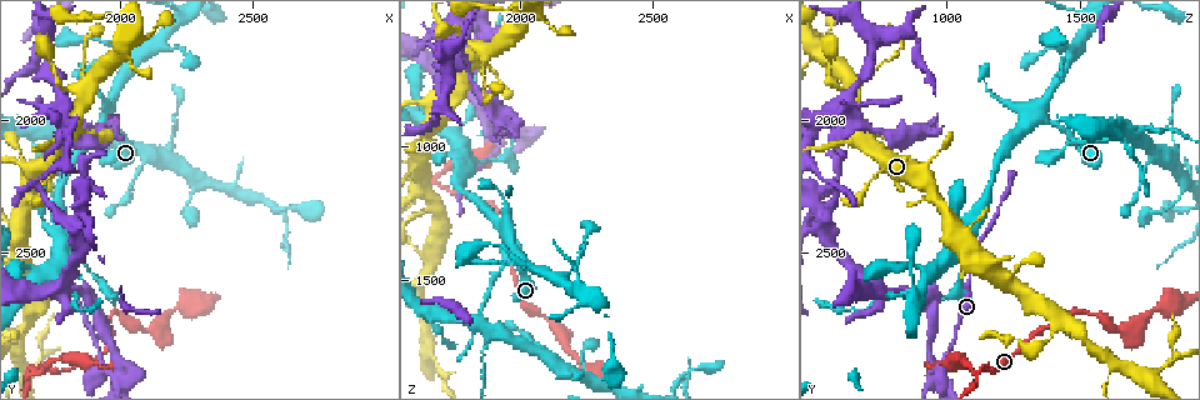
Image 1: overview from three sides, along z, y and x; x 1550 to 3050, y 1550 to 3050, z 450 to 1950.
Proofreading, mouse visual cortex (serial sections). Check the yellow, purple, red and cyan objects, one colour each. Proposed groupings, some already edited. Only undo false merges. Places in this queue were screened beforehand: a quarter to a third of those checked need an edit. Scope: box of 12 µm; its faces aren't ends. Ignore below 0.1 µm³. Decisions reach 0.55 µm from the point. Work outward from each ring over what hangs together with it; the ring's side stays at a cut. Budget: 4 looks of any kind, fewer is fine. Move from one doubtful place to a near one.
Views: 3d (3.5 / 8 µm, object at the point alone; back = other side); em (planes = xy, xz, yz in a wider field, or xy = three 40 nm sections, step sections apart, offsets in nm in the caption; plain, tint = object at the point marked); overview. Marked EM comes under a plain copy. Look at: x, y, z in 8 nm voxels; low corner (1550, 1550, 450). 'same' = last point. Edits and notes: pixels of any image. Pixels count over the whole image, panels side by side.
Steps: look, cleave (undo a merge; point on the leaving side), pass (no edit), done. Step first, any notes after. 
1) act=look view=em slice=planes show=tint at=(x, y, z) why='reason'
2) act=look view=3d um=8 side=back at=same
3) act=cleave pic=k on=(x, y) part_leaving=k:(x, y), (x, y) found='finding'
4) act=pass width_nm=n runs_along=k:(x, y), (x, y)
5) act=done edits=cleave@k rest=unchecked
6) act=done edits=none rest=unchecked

act=look view=3d um=3.5 at=(1990, 2980, 950) why='narrows sharply'

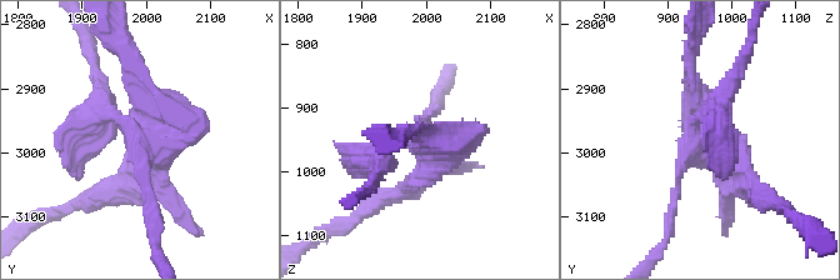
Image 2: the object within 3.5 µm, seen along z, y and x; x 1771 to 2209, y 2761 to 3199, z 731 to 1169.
act=look view=em slice=xy step=3 show=tint at=(2000, 2965, 960) why='now the EM'

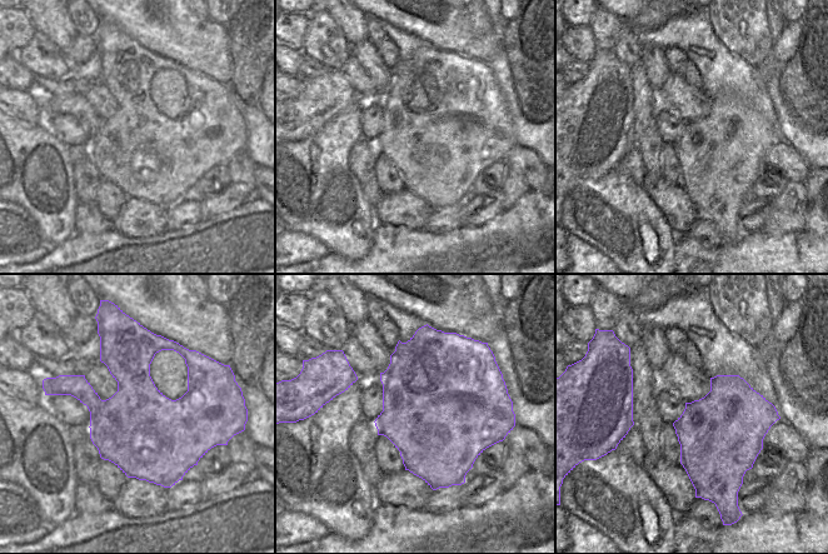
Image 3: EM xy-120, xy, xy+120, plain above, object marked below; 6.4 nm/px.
act=cleave pic=2 on=(451, 131) part_leaving=2:(144, 133), (144, 90), (114, 36) found='a second cell is stuck on'

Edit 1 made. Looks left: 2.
act=look view=3d um=3.5 at=(1710, 2910, 1860) why='narrows sharply'

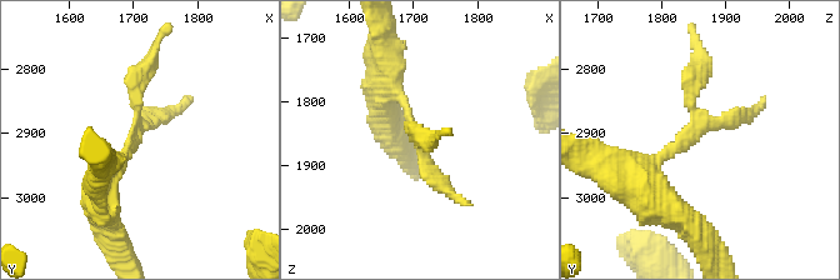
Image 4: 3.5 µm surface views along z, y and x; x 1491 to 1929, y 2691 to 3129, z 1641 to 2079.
act=look view=em slice=xy step=3 show=tint at=(1710, 2900, 1865) why='need the tissue'

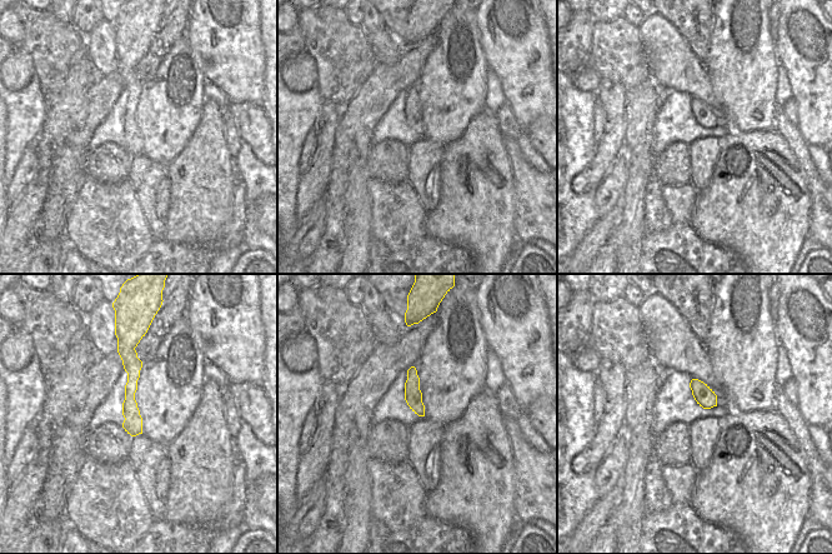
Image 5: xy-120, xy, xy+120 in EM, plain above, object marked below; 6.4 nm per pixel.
act=pass runs_along=5:(136, 333), (130, 340), (133, 432) found='all the same cell'

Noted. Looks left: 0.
act=done edits=cleave@2 rest=unchecked

